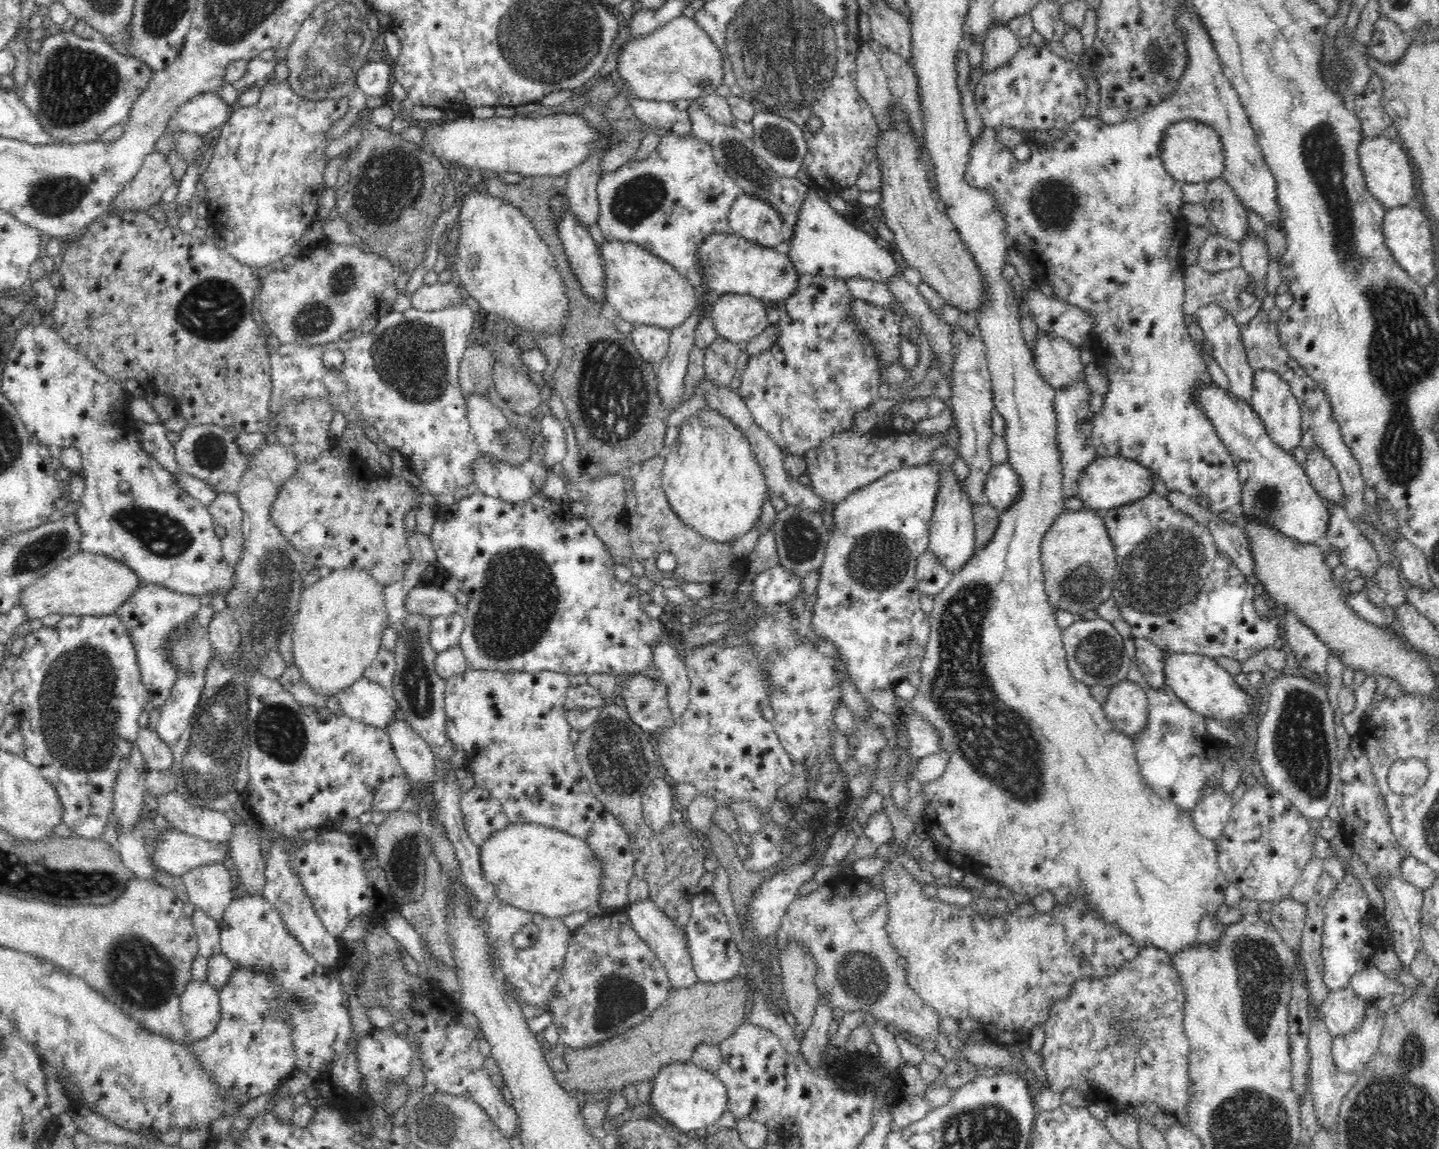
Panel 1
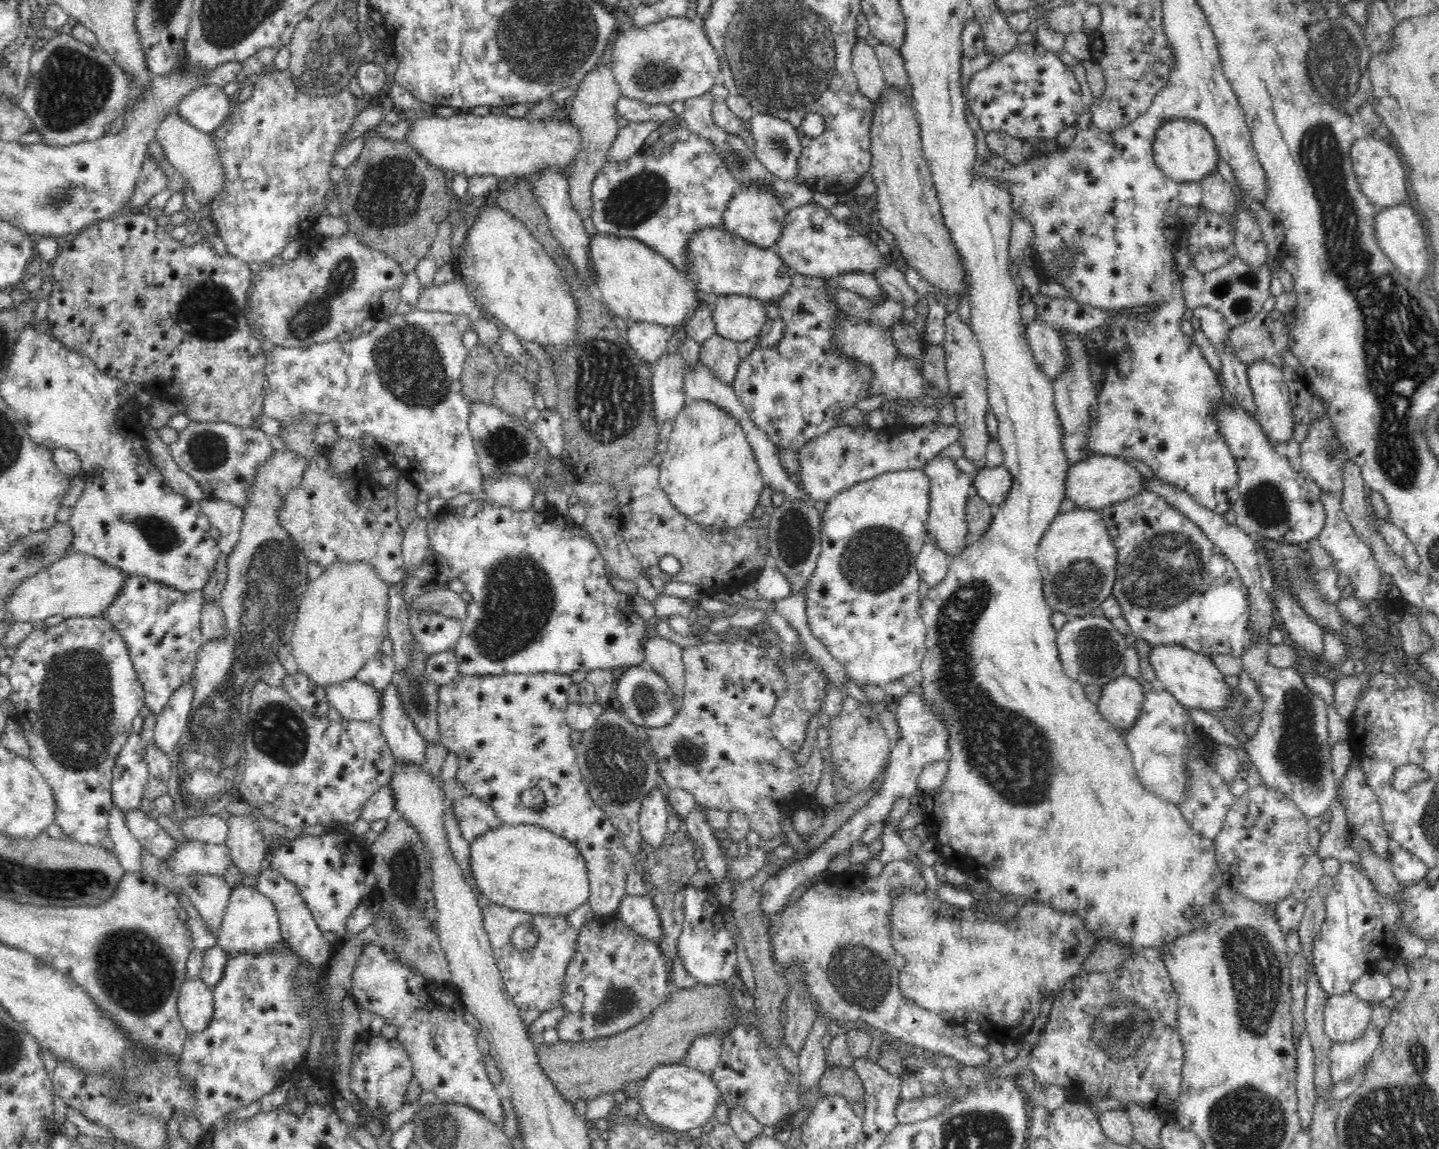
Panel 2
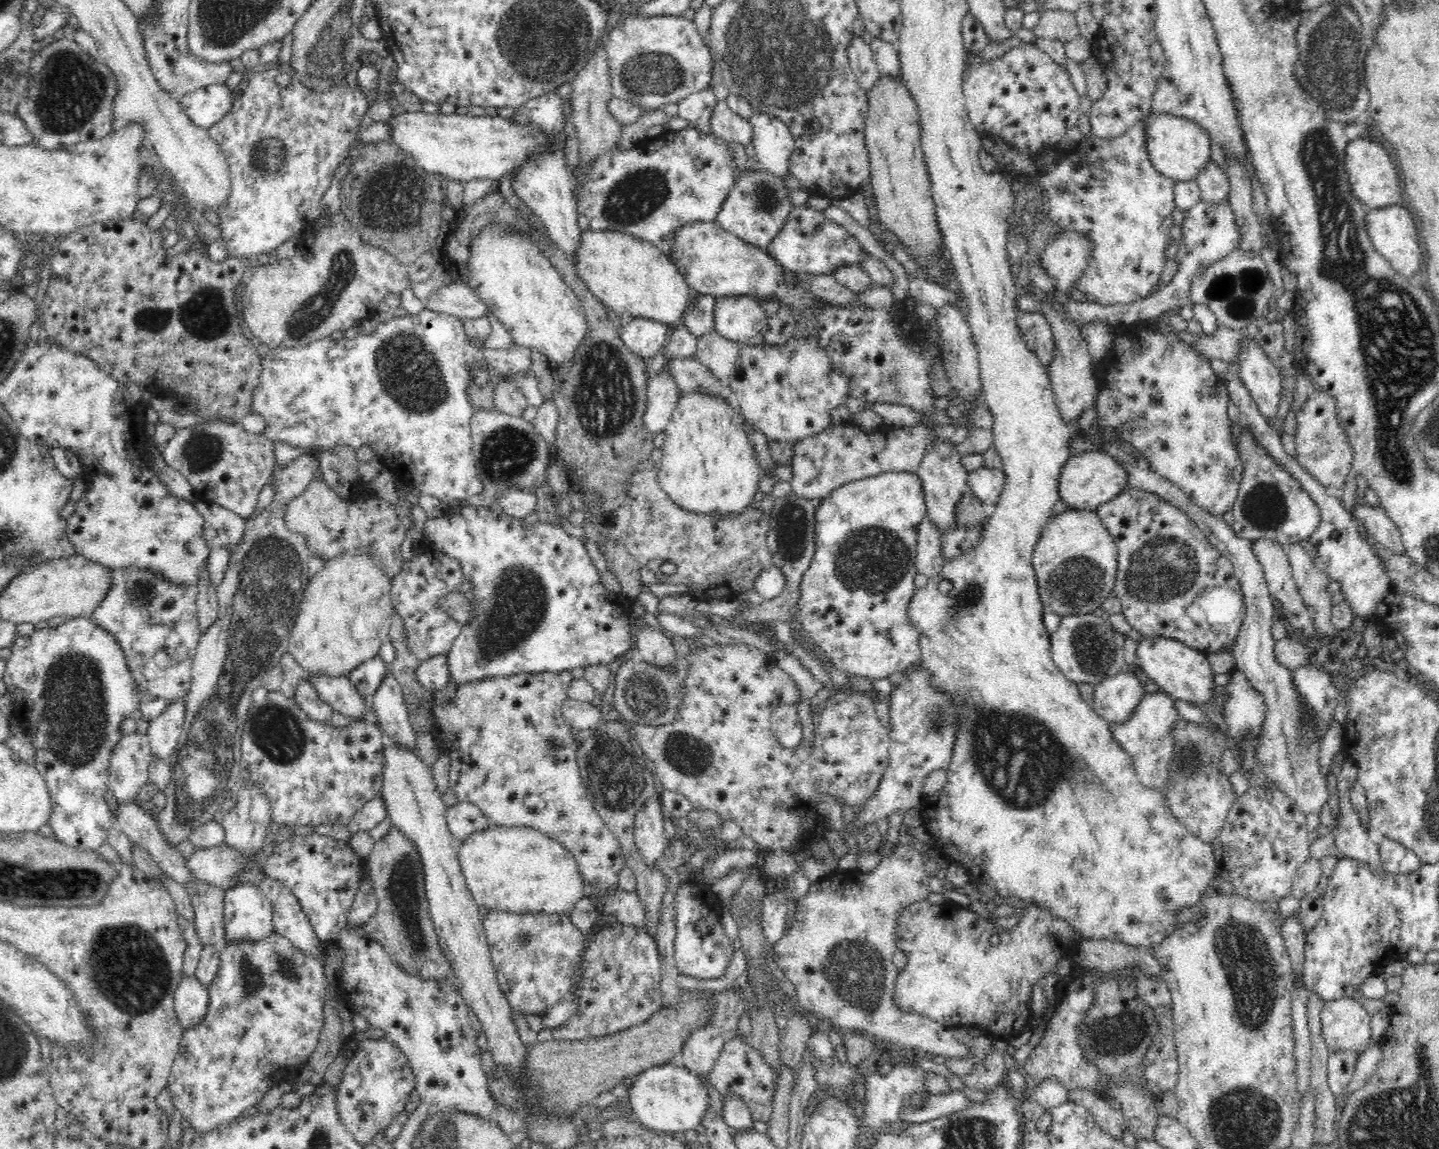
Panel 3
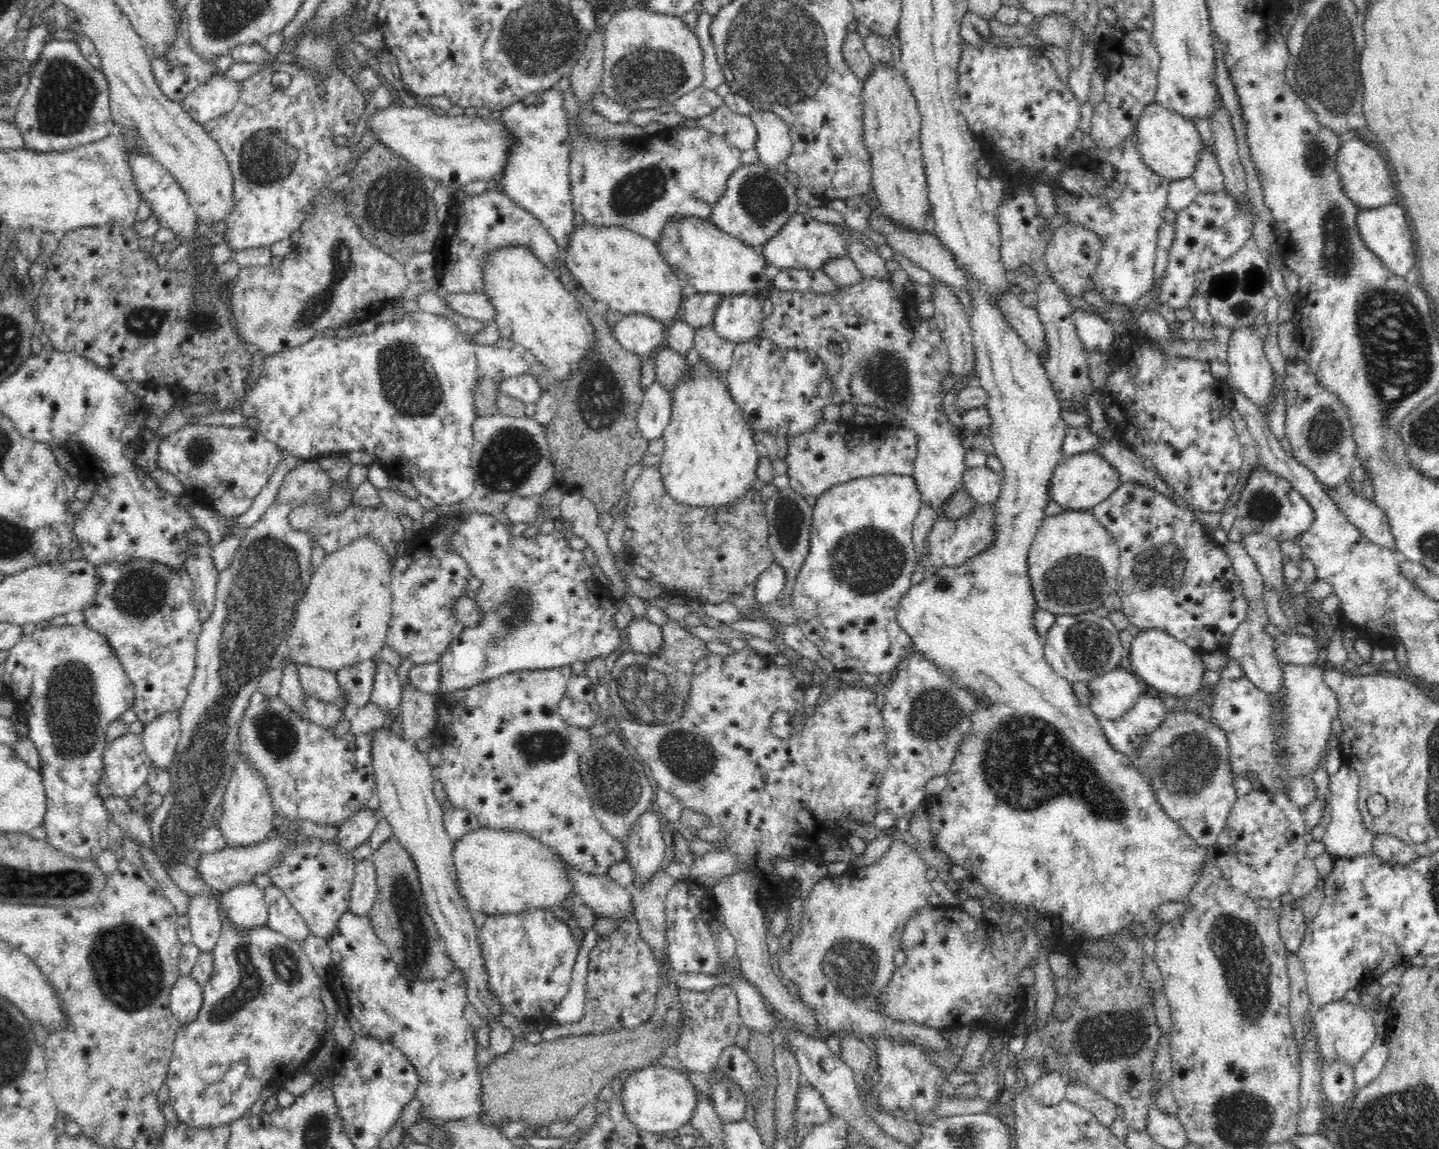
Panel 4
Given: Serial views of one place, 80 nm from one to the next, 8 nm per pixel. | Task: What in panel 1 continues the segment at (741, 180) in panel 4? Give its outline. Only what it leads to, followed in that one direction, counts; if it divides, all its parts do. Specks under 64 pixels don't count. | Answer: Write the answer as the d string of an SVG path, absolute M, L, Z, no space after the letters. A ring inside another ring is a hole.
M746 192L734 201L727 218L731 231L751 243L774 248L785 240L780 213L768 201Z

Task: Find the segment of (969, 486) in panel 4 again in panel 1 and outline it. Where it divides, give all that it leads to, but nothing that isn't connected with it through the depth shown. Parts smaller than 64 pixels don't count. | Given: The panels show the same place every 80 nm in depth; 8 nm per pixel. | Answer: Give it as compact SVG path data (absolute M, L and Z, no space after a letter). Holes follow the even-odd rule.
M1002 463L992 466L990 474L986 477L984 482L984 493L986 493L989 506L1005 511L1010 508L1020 492L1022 492L1022 483L1018 473L1014 472L1010 463Z

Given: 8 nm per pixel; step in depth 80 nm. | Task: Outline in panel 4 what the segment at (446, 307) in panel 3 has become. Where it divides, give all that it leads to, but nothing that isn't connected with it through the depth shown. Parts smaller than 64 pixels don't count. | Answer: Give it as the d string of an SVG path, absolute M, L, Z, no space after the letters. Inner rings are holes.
M442 292L444 299L446 299L446 305L452 308L454 312L479 320L483 322L483 326L490 326L492 322L495 322L496 311L494 311L494 305L490 302L490 299L486 296L486 293L482 292L458 292L453 294L452 292Z

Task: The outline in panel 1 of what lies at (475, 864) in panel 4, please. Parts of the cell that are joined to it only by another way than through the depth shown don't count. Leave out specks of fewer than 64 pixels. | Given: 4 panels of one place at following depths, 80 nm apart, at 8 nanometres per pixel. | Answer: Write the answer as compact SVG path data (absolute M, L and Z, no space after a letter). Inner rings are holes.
M518 823L493 832L479 851L484 880L494 887L497 900L548 918L598 910L603 868L589 844L577 836L534 823Z

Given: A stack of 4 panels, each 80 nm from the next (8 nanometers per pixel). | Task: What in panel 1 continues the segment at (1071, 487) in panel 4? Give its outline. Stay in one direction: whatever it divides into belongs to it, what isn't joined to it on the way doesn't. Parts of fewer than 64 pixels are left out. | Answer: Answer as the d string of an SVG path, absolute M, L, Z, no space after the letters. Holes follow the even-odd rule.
M1098 456L1092 464L1088 464L1088 468L1082 470L1075 498L1081 500L1087 509L1097 512L1122 507L1122 504L1134 503L1150 496L1154 484L1152 473L1146 467L1129 459Z

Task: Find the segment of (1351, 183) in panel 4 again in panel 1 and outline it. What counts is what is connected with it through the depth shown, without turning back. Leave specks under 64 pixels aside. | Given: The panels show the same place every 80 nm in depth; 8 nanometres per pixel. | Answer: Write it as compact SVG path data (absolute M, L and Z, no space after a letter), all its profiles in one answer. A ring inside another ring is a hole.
M1384 136L1364 137L1357 149L1367 189L1386 209L1408 205L1410 200L1415 199L1418 189L1414 188L1414 167L1402 144Z

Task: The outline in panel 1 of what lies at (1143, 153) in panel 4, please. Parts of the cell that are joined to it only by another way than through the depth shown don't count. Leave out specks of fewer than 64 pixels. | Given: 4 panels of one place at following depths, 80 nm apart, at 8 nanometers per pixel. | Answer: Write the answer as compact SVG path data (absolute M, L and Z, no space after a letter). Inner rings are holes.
M1184 120L1166 127L1159 151L1168 174L1179 183L1197 183L1223 177L1224 149L1220 137L1211 126L1203 122Z

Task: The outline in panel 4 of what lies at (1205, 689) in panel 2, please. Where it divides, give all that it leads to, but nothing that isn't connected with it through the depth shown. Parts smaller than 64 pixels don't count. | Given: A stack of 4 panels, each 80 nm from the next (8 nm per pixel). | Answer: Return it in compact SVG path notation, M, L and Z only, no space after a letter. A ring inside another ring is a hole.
M1142 629L1133 639L1129 650L1131 669L1148 686L1154 686L1160 695L1178 696L1188 701L1206 685L1202 681L1204 663L1201 654L1162 629Z

